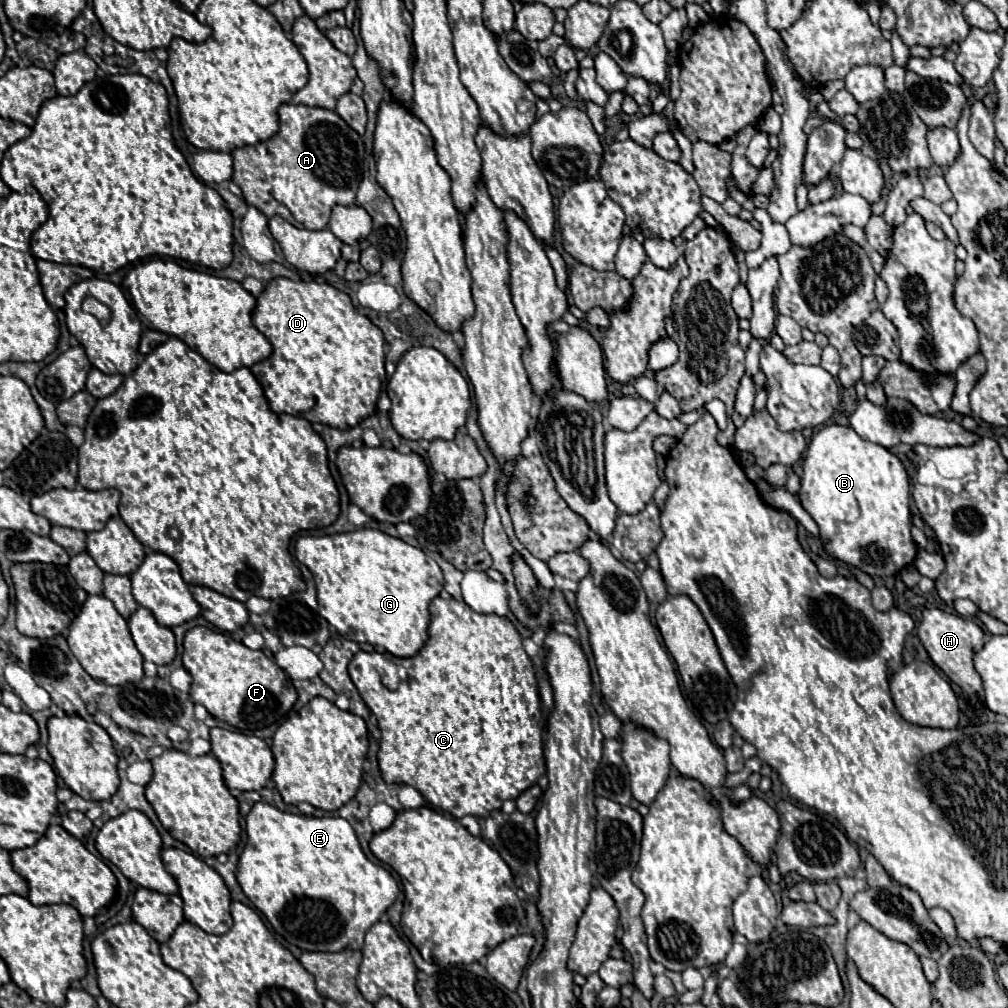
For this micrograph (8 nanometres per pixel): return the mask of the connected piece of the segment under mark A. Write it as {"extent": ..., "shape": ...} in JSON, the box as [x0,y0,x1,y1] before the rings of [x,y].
{"extent":[232,103,364,229],"shape":[[[284,103],[278,107],[280,129],[274,137],[260,141],[250,147],[240,147],[232,151],[234,173],[232,181],[242,189],[248,205],[266,213],[266,217],[280,215],[292,225],[302,225],[304,229],[324,229],[330,219],[334,205],[352,205],[358,189],[358,173],[362,181],[362,161],[364,145],[360,135],[346,125],[346,121],[330,109],[306,107]]]}

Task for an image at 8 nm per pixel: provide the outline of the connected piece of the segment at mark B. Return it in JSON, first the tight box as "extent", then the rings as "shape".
{"extent":[798,425,918,577],"shape":[[[830,425],[810,439],[798,501],[816,521],[824,551],[832,559],[872,577],[890,577],[910,565],[918,553],[910,537],[908,485],[906,469],[896,455],[862,439],[852,427]]]}

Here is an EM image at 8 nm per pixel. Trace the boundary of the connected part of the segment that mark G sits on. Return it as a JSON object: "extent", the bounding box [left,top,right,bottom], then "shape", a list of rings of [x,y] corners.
{"extent":[294,529,444,657],"shape":[[[356,529],[350,533],[300,537],[294,545],[294,555],[314,575],[320,615],[334,625],[342,637],[356,643],[384,645],[384,649],[396,657],[412,657],[424,647],[430,625],[428,605],[440,593],[444,577],[438,564],[422,549],[390,537],[380,529]]]}

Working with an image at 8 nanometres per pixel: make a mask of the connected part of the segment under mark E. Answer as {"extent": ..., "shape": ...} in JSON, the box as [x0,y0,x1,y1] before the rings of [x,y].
{"extent":[236,801,398,951],"shape":[[[258,801],[246,815],[246,835],[248,839],[238,859],[236,879],[244,895],[266,915],[272,929],[304,951],[362,949],[366,931],[396,899],[398,883],[384,867],[366,859],[352,825],[342,817],[294,815],[266,801]]]}

